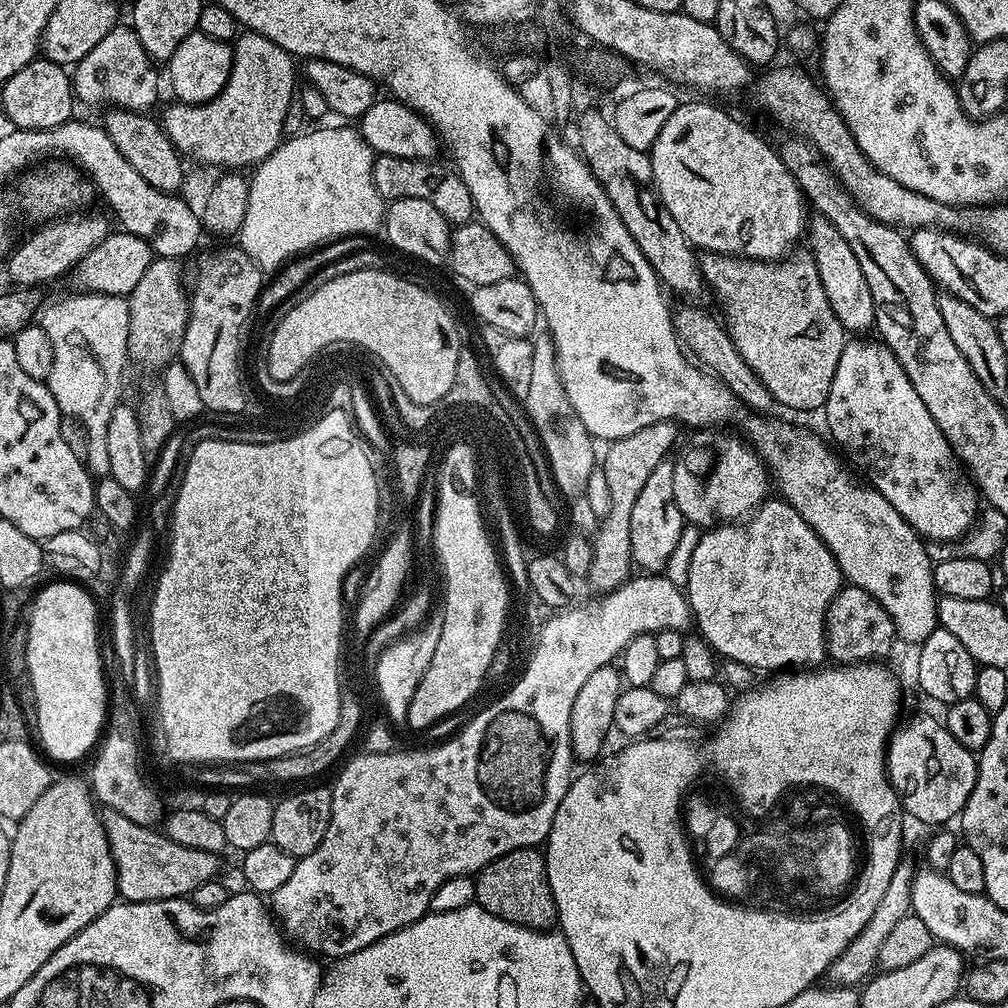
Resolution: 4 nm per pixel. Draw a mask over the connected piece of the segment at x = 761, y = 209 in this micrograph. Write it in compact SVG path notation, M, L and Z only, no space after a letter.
M696 100L693 104L677 103L674 114L670 114L670 119L666 126L662 126L662 134L654 142L650 153L652 160L653 185L655 195L662 205L664 212L678 224L682 234L688 239L688 243L696 250L704 252L725 252L727 256L745 256L748 260L783 260L801 243L806 232L806 197L801 192L798 182L790 174L790 170L782 162L779 151L775 147L771 148L762 137L756 132L751 132L740 120L735 120L728 112L723 112L716 104L703 104Z

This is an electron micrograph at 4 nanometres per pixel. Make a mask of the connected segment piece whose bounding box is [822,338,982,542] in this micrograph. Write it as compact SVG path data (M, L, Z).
M868 338L849 339L842 350L842 358L838 358L838 370L834 374L834 382L830 386L828 401L824 403L822 409L822 415L828 419L828 428L832 431L833 438L852 455L853 461L851 460L851 463L859 469L863 479L871 484L873 488L877 488L882 494L882 498L886 498L886 502L890 502L890 506L894 506L894 510L896 510L898 514L902 514L905 523L910 525L920 537L928 542L959 541L961 537L964 537L971 531L973 524L975 524L978 513L982 508L981 497L978 495L977 489L973 487L967 479L965 479L966 481L956 480L955 474L952 473L952 460L954 464L954 453L952 448L949 446L948 440L942 434L942 430L934 422L934 418L930 418L930 410L926 410L926 402L922 402L922 398L918 398L918 390L914 390L910 378L906 378L902 366L896 361L896 355L879 339L864 339Z

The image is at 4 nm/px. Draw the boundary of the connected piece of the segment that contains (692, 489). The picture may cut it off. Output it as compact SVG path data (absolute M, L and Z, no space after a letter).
M700 430L692 445L674 460L674 502L689 525L701 530L721 524L740 522L756 511L770 496L770 477L756 449L749 446L739 435L731 436L724 430Z

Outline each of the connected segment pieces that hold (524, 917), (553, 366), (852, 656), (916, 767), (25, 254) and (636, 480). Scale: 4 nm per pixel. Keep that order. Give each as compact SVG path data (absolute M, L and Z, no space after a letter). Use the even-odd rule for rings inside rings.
M539 847L519 848L492 860L475 877L475 903L490 914L523 928L548 930L557 923L556 903L548 881L545 853Z
M543 324L537 325L530 341L533 346L533 361L528 393L522 399L524 411L538 434L544 453L547 454L548 465L560 492L565 497L576 498L587 489L590 474L596 470L598 464L594 438L586 430L585 423L578 418L577 412L573 410L569 396L562 386L552 332Z
M848 584L841 587L840 592L830 602L828 607L828 623L826 625L826 652L832 656L837 665L859 664L861 662L880 662L892 652L892 647L898 644L896 627L886 614L882 602L866 590Z
M912 716L908 721L899 725L898 731L891 737L888 746L888 777L894 786L896 795L899 796L900 802L905 813L908 812L920 824L936 824L932 826L944 826L947 820L955 821L959 817L961 810L966 806L966 802L970 798L970 794L974 790L974 782L978 778L978 756L977 753L966 750L966 746L962 746L962 742L958 742L958 738L954 738L954 734L950 734L950 730L946 730L946 726L939 719L936 720L932 716Z
M65 214L57 219L43 223L33 236L15 245L14 251L7 257L8 276L13 285L24 290L35 289L35 284L44 284L47 280L64 277L75 267L84 255L98 242L108 236L110 225L104 216L84 216L88 214ZM20 244L20 245L19 245ZM16 252L16 253L15 253Z
M655 420L650 426L642 426L642 430L634 430L634 434L626 434L626 438L607 445L608 453L602 456L602 471L606 486L610 486L610 510L599 521L594 533L594 562L590 562L586 577L586 583L596 591L593 593L613 592L633 575L630 510L634 510L634 502L638 502L638 493L646 486L646 478L654 474L654 466L662 463L675 446L676 428L671 420Z

